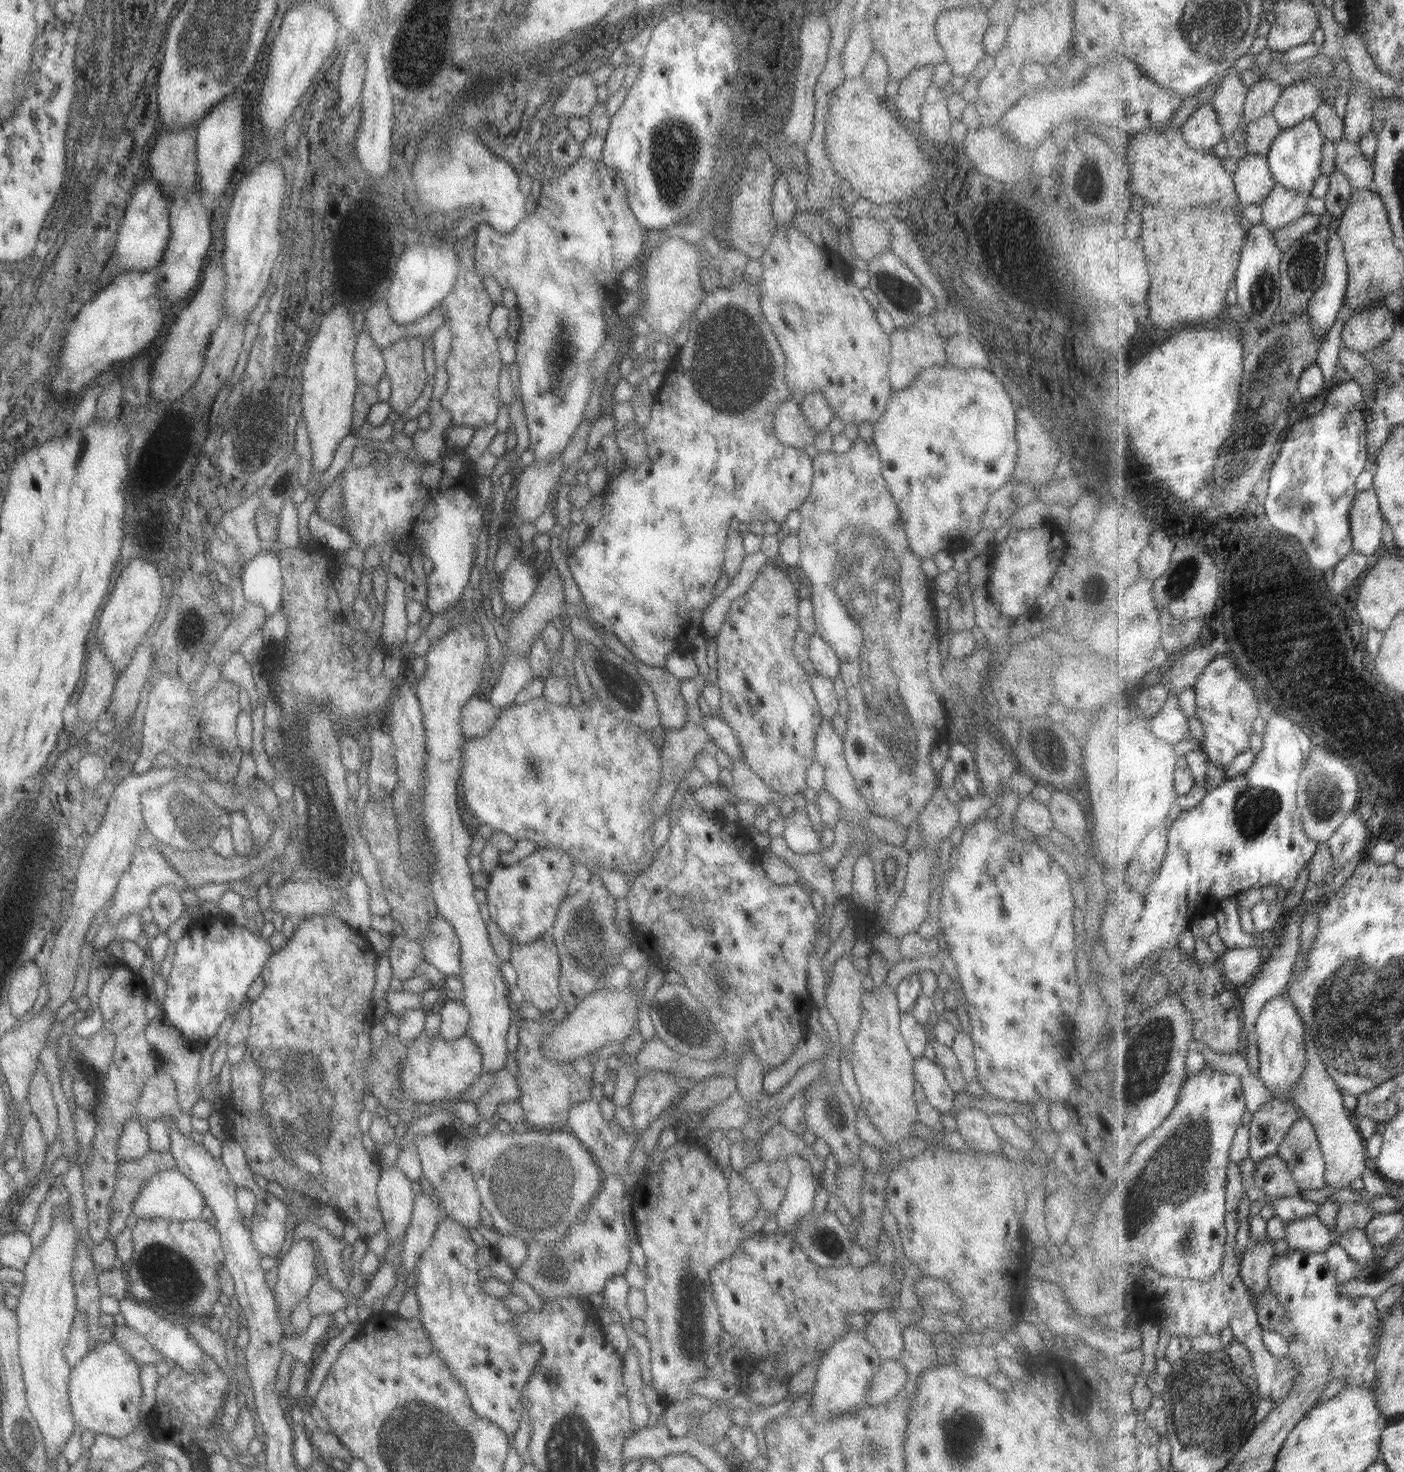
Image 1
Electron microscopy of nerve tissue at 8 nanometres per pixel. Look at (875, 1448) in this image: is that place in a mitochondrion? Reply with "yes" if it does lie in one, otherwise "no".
yes

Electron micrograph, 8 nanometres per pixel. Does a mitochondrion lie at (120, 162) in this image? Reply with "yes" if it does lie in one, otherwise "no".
yes

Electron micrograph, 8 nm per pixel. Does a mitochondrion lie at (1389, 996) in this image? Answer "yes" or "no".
yes

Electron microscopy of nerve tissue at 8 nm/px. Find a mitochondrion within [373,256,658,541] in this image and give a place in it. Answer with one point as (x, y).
(560, 362)

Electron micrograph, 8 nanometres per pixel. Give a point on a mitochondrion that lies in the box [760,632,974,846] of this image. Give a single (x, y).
(901, 746)

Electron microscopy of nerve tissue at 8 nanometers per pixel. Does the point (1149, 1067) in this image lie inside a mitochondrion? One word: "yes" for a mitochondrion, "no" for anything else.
yes

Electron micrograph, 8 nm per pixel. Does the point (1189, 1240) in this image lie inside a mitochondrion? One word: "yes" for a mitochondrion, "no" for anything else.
yes

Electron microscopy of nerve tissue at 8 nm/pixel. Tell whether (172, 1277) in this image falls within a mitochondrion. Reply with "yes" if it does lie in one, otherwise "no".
yes

